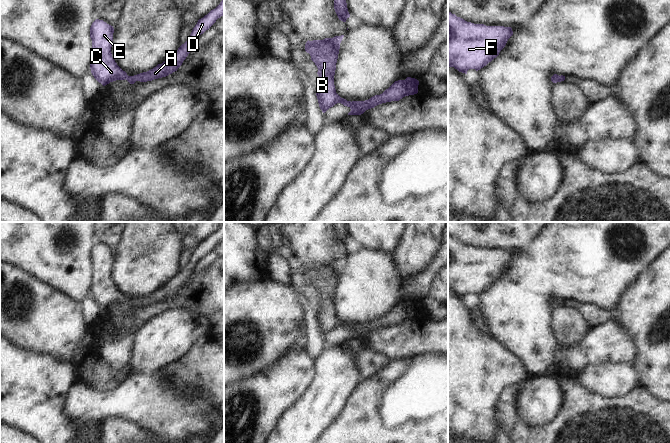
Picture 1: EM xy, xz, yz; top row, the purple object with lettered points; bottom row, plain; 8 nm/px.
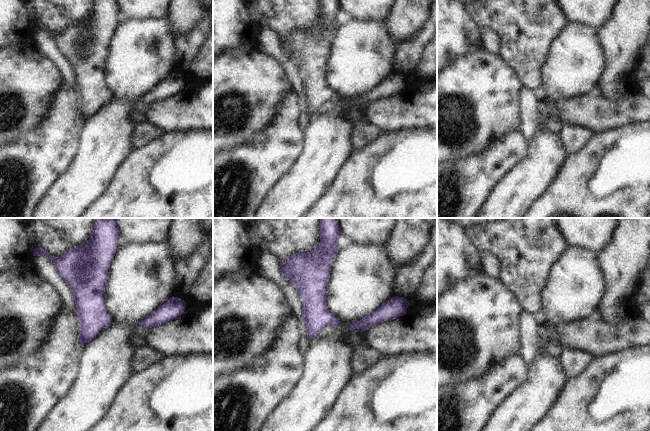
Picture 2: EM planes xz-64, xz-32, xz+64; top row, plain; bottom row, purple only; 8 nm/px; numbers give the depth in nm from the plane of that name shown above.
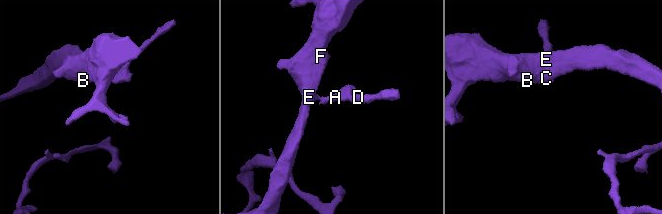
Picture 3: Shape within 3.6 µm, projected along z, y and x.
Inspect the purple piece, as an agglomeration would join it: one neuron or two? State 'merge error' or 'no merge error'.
no merge error

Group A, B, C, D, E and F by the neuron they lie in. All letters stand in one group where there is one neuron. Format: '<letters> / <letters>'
A B C D E F

